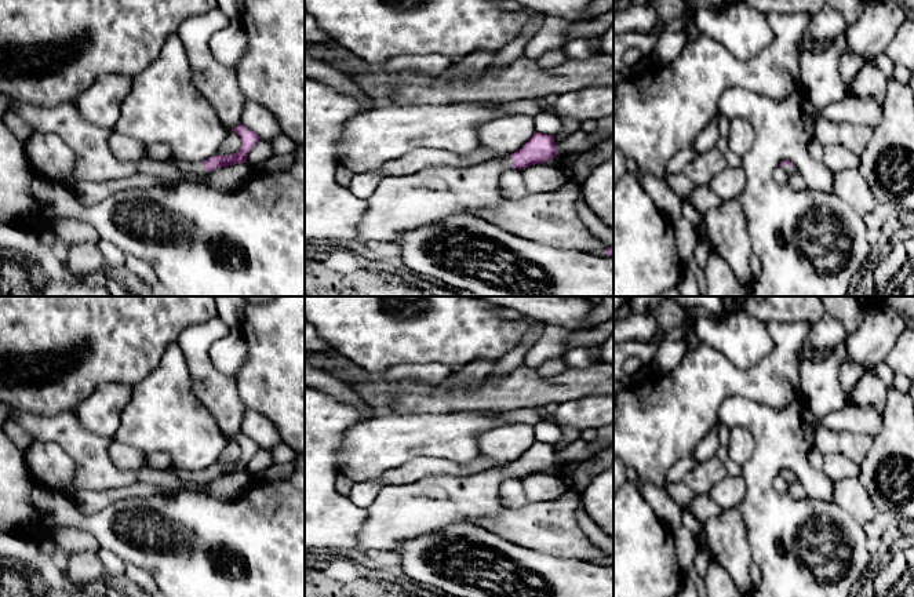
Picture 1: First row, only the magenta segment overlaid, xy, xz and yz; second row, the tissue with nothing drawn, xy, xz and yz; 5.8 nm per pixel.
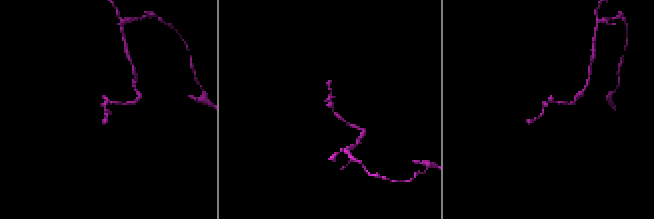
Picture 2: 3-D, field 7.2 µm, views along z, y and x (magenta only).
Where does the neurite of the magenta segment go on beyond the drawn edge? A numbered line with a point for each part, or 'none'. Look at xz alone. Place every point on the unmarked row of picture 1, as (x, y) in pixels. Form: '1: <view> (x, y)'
1: xz (399, 513)

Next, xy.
1: xy (185, 474)

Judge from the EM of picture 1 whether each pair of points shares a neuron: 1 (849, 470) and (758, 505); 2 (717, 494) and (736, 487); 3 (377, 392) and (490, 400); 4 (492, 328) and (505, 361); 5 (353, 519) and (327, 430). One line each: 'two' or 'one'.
1: two
2: one
3: one
4: two
5: one

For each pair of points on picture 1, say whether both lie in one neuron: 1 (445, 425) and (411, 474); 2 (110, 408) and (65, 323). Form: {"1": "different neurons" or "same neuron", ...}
{"1": "different neurons", "2": "different neurons"}

